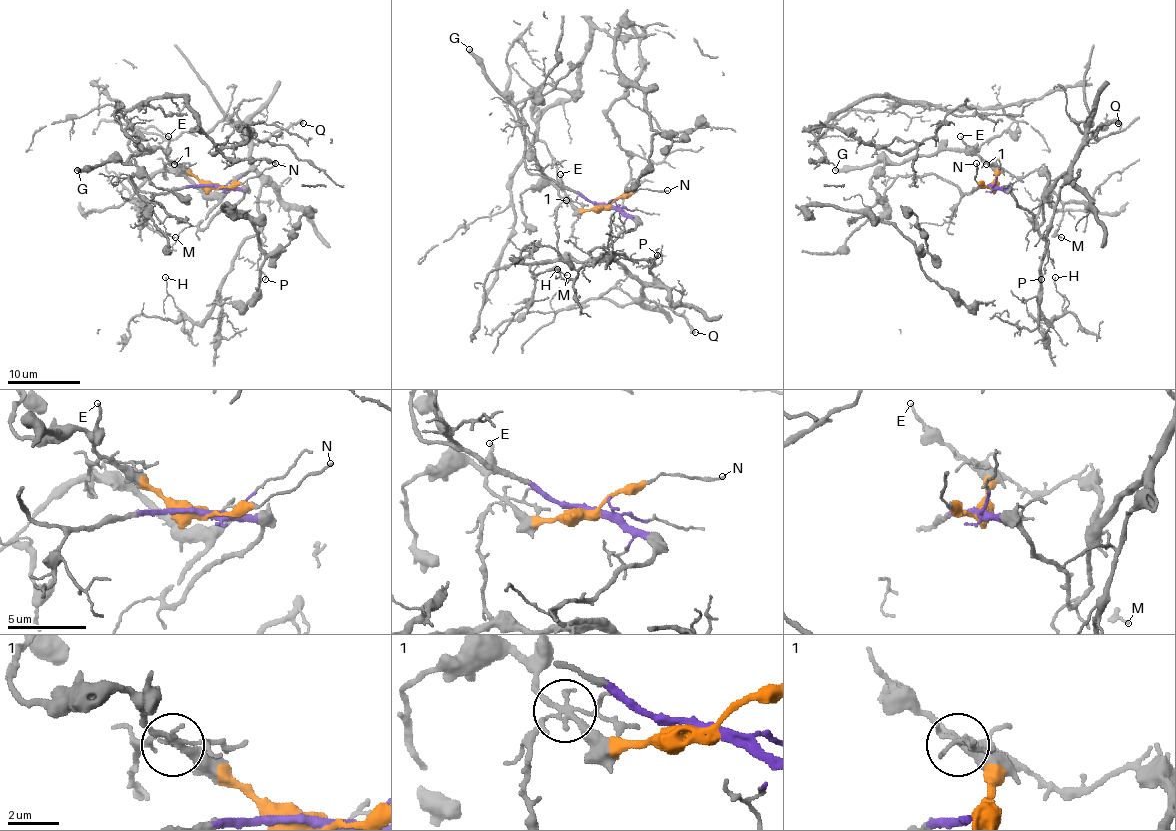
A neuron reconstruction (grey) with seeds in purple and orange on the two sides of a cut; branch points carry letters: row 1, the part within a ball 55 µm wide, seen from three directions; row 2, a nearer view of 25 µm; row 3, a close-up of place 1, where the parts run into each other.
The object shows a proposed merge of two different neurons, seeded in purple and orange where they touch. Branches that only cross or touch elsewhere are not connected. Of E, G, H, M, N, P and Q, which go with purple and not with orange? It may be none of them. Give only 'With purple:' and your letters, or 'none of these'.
With purple: H, M, P, Q

